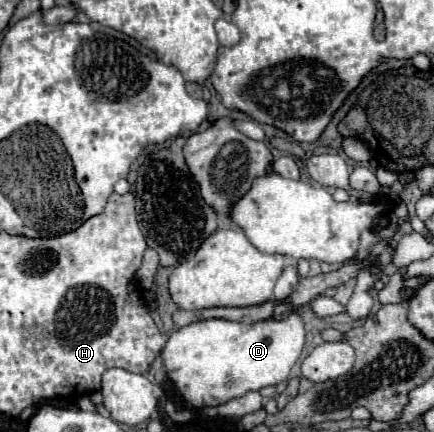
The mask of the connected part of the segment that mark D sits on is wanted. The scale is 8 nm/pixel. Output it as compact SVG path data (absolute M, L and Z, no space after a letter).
M289 313L281 319L267 319L257 323L237 323L227 319L205 319L195 321L179 331L171 333L163 347L163 363L169 379L173 381L179 395L193 407L219 407L231 399L243 397L247 391L259 391L261 387L277 385L289 377L289 371L301 357L305 345L305 321L299 313Z

